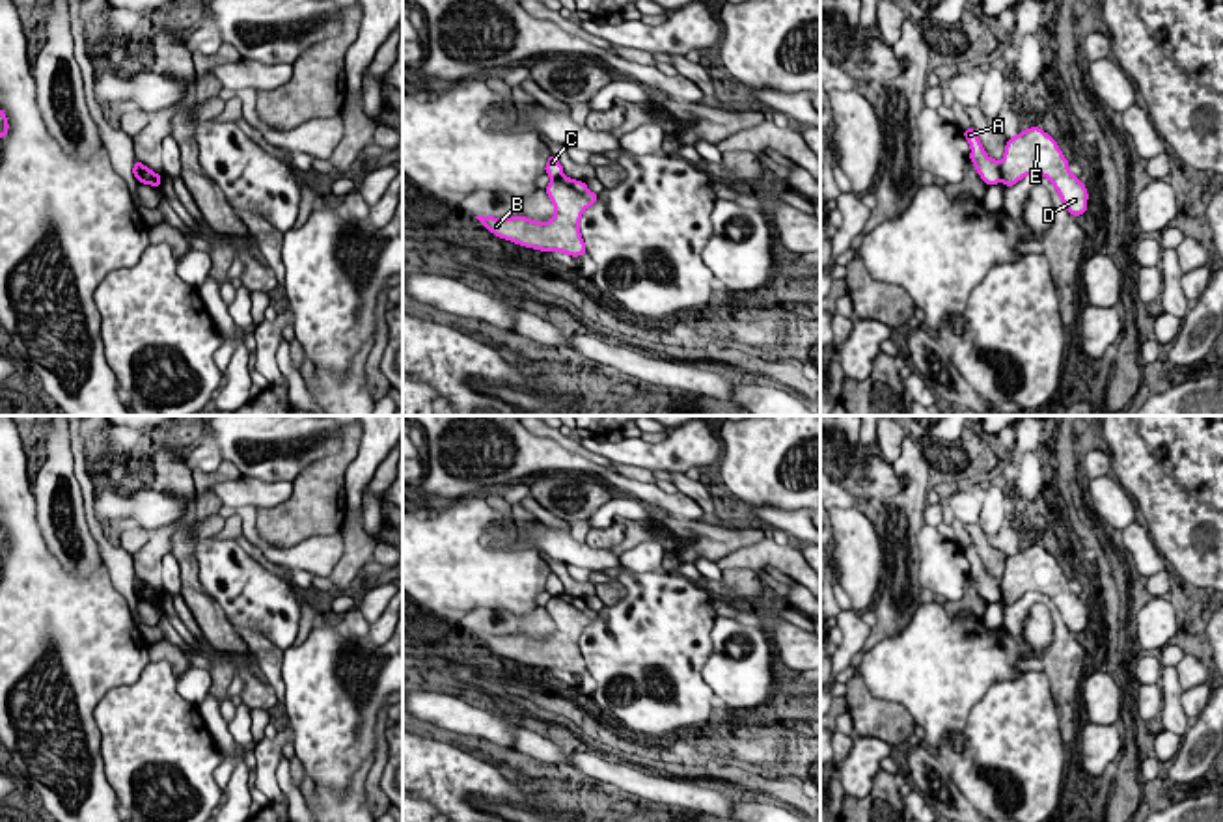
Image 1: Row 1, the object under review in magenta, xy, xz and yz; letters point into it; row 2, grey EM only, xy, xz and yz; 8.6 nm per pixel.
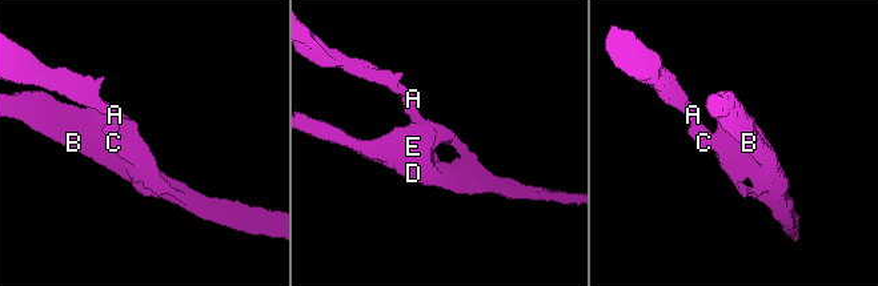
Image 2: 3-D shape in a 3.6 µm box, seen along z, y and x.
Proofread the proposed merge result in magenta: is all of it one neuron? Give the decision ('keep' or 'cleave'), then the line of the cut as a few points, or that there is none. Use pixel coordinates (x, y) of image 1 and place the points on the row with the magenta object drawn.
cleave | yz (1002, 163), (1000, 178)

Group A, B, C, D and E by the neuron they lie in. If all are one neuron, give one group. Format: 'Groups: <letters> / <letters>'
Groups: A C / B D E

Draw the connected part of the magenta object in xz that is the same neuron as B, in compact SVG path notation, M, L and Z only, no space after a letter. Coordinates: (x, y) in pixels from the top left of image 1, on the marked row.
M569 177L552 179L546 194L556 207L550 222L535 222L526 216L492 218L475 216L496 237L543 252L561 252L572 257L584 255L585 242L580 235L580 218L587 207L597 203L584 181Z

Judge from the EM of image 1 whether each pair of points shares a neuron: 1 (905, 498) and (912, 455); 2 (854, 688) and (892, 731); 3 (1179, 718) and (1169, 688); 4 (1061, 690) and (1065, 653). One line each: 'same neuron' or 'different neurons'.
1: same neuron
2: same neuron
3: same neuron
4: same neuron

